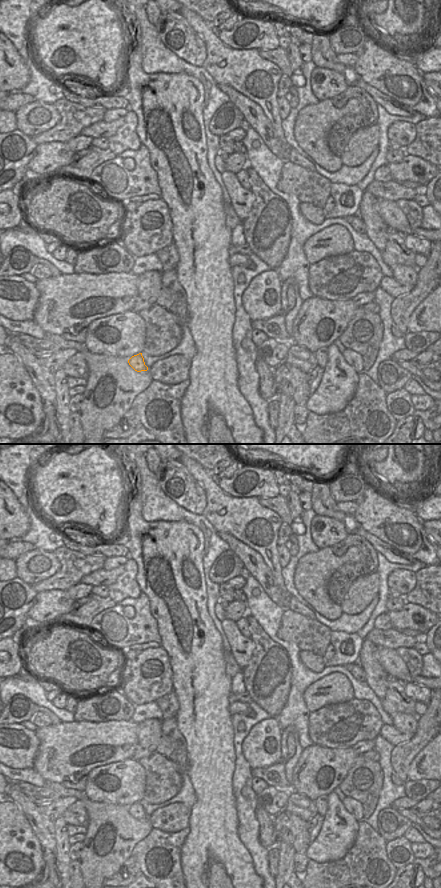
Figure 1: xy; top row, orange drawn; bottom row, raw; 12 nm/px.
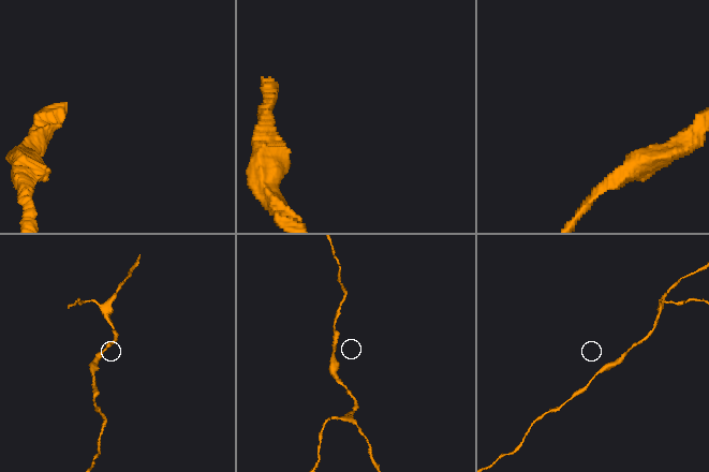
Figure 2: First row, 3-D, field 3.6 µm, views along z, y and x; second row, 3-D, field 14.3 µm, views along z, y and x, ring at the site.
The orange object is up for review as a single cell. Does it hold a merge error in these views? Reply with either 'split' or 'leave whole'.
leave whole

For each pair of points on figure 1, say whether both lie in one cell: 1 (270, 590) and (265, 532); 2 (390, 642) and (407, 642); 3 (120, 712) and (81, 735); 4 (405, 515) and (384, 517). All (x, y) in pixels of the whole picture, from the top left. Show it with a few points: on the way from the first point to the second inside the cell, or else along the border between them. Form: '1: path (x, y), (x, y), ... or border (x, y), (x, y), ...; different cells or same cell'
1: border (253, 549), (279, 588); different cells
2: path (394, 642), (403, 642); same cell
3: border (79, 720), (90, 720), (93, 722), (125, 721); different cells
4: path (400, 517), (389, 517); same cell

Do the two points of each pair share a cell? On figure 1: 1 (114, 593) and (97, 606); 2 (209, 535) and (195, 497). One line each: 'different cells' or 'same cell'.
1: different cells
2: different cells

